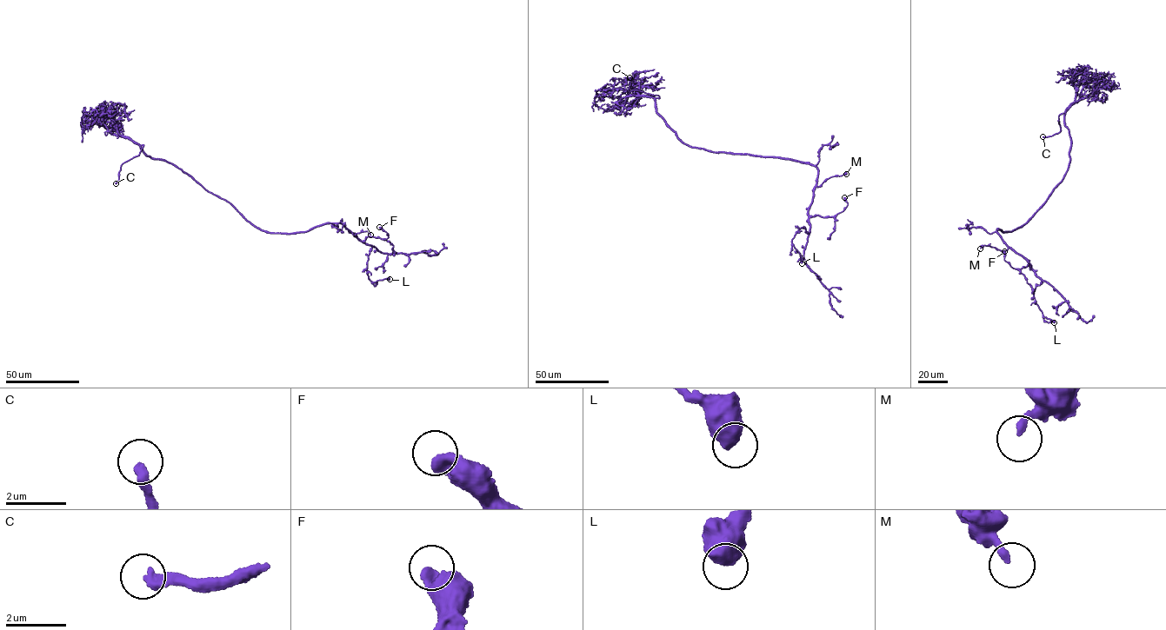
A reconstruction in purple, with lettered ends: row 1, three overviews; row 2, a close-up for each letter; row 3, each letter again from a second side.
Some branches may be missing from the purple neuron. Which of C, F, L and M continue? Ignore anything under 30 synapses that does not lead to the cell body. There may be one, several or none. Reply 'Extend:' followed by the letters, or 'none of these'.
Extend: C

